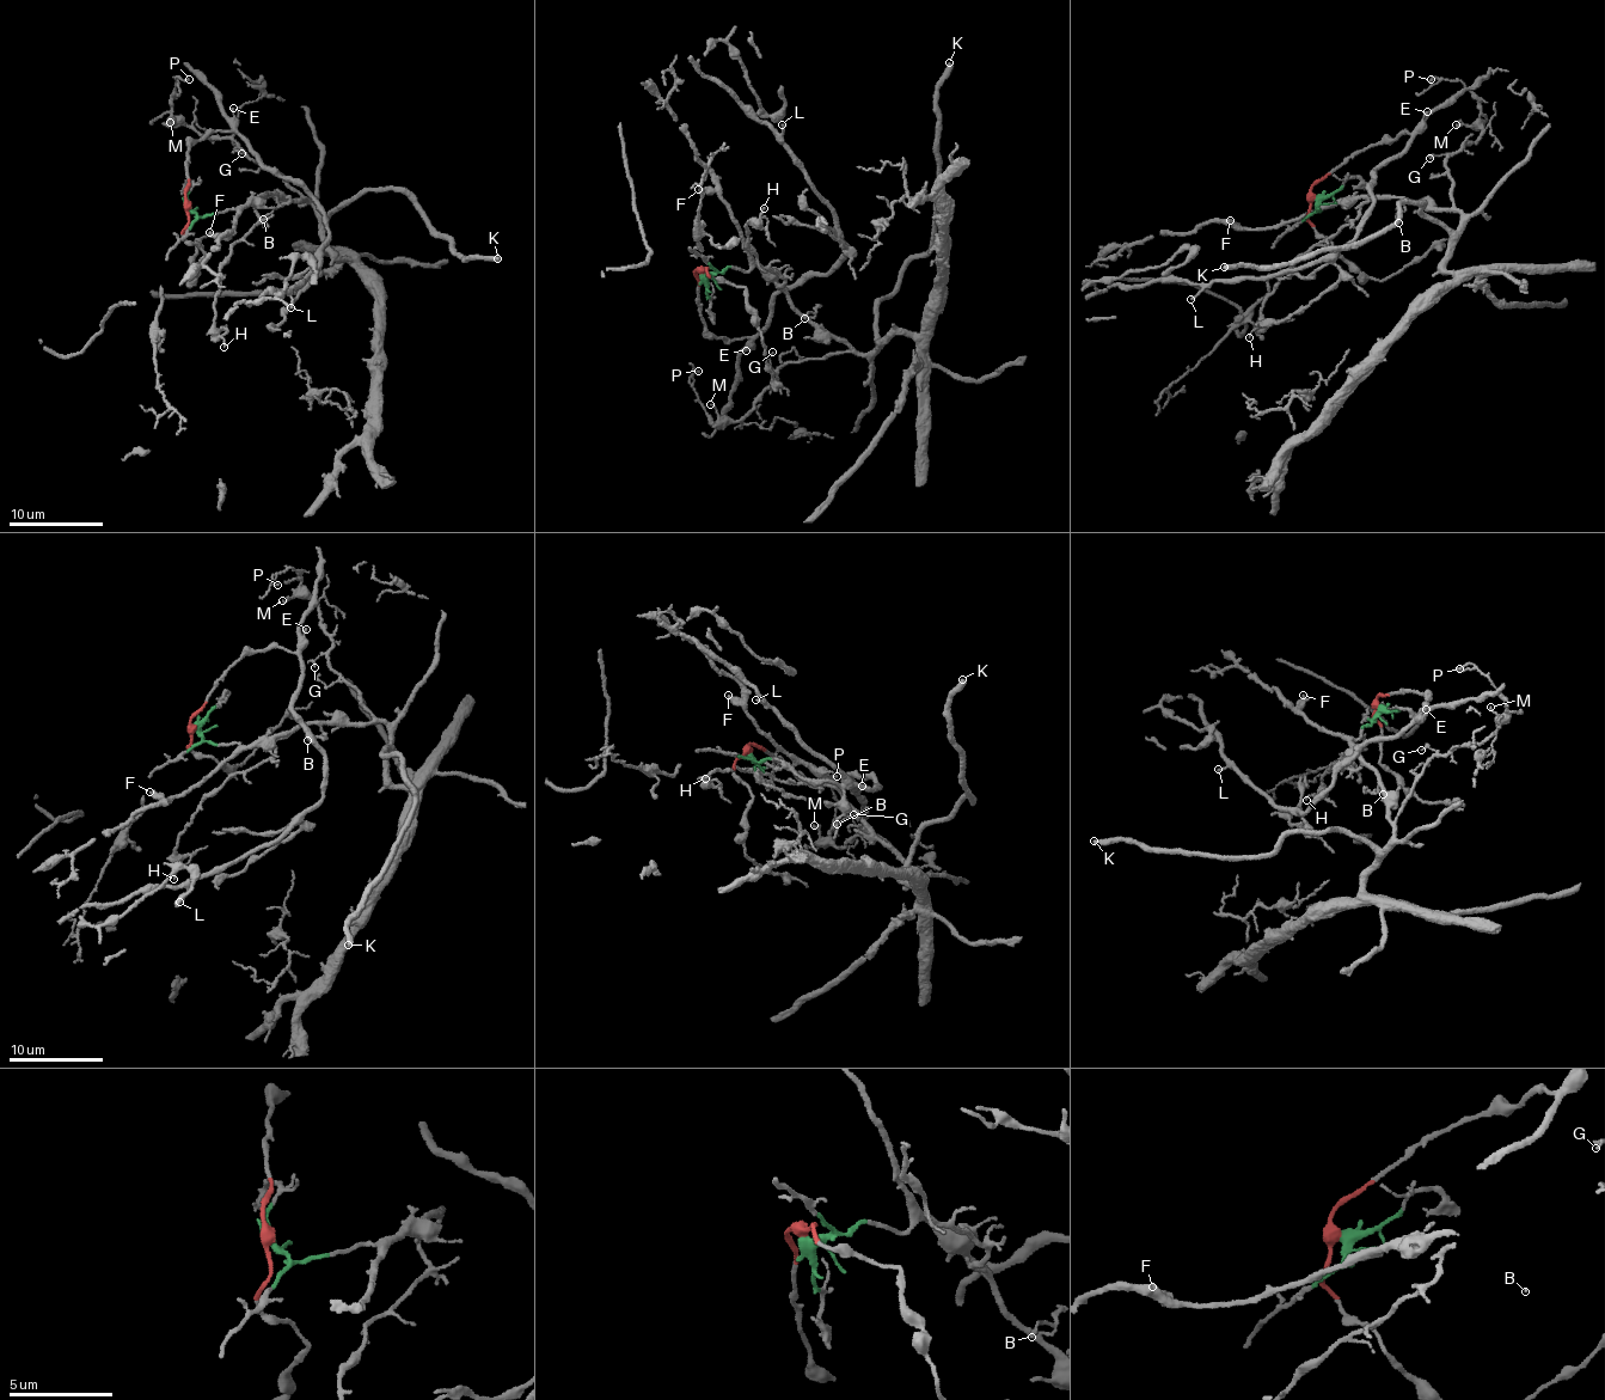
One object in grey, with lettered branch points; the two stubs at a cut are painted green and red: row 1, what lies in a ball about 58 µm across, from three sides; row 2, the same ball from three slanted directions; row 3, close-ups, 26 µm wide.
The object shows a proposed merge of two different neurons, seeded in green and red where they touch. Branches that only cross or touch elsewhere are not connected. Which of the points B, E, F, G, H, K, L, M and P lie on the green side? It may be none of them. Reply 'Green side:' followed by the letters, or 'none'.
Green side: B, F, G, H, K, M, P

